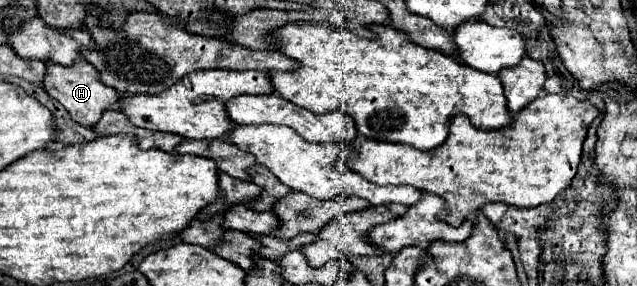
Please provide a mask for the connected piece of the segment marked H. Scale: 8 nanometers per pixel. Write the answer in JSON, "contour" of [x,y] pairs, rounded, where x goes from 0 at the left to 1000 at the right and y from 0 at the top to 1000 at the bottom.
{"contour":[[[121,206],[118,227],[111,227],[111,234],[74,220],[68,304],[83,346],[89,346],[108,388],[115,423],[121,423],[124,437],[133,437],[133,444],[146,444],[168,381],[187,374],[187,353],[193,339],[184,311],[162,297],[162,283],[155,283],[155,248],[146,227],[140,227],[133,206]]]}

